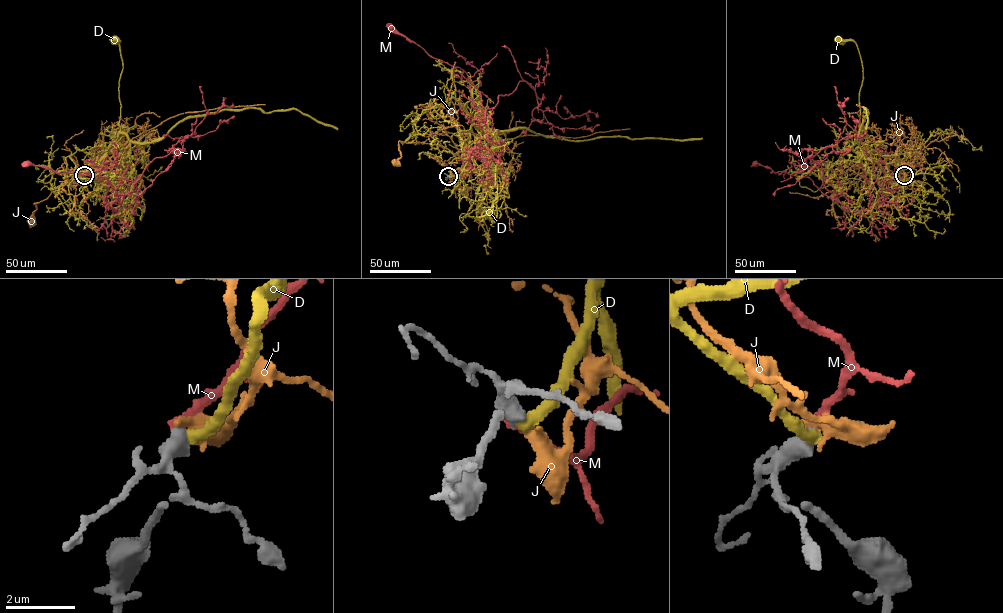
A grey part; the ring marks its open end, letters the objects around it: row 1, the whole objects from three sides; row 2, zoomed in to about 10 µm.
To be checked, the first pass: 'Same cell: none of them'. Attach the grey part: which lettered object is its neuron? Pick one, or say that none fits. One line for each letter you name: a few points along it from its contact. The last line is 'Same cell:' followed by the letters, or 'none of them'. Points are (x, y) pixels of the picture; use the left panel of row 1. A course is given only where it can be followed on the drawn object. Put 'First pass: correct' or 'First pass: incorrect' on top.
First pass: incorrect
M: Its course: (84, 175), (97, 161), (106, 177), (104, 204), (124, 209), (105, 178), (25, 164)
Same cell: M

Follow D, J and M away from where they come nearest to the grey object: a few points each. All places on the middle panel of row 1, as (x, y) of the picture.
D: (448, 176), (452, 170), (464, 168), (468, 163), (471, 127), (475, 125), (487, 135), (479, 111)
J: (448, 176), (451, 162), (458, 157), (439, 145), (399, 141), (401, 157), (394, 163)
M: (448, 176), (463, 165), (471, 173), (469, 154), (487, 146), (481, 94), (453, 67), (431, 57), (390, 27)

